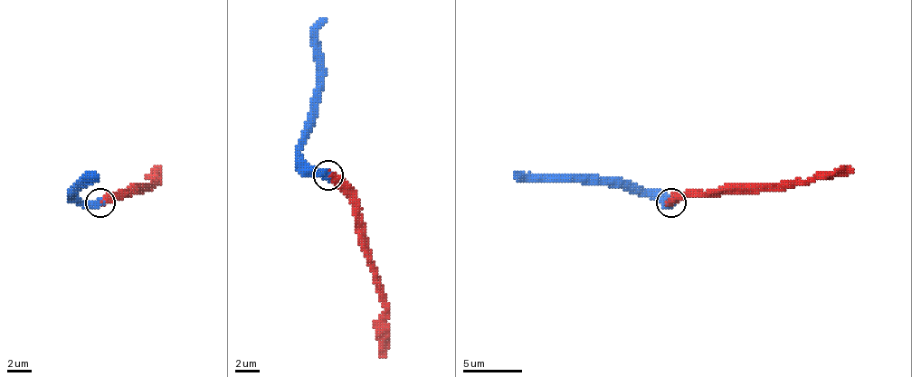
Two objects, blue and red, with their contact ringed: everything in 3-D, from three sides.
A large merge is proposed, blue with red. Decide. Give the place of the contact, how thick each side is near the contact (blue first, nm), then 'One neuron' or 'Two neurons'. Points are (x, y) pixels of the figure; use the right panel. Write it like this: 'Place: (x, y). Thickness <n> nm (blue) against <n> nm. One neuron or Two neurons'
Place: (671, 202). Thickness 550 nm (blue) against 460 nm. One neuron

